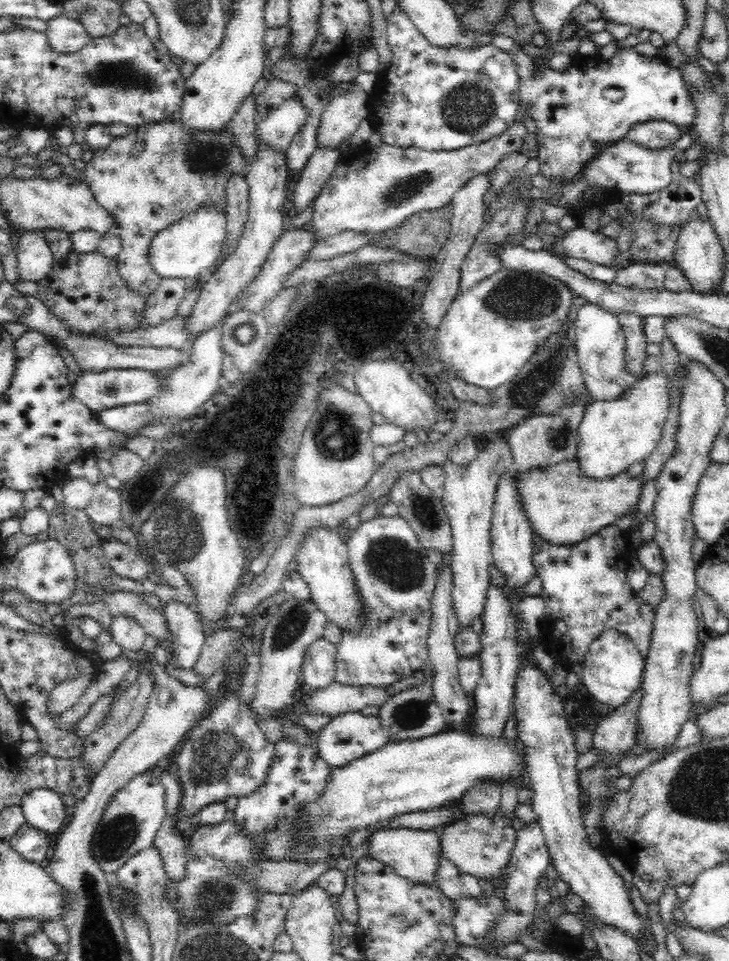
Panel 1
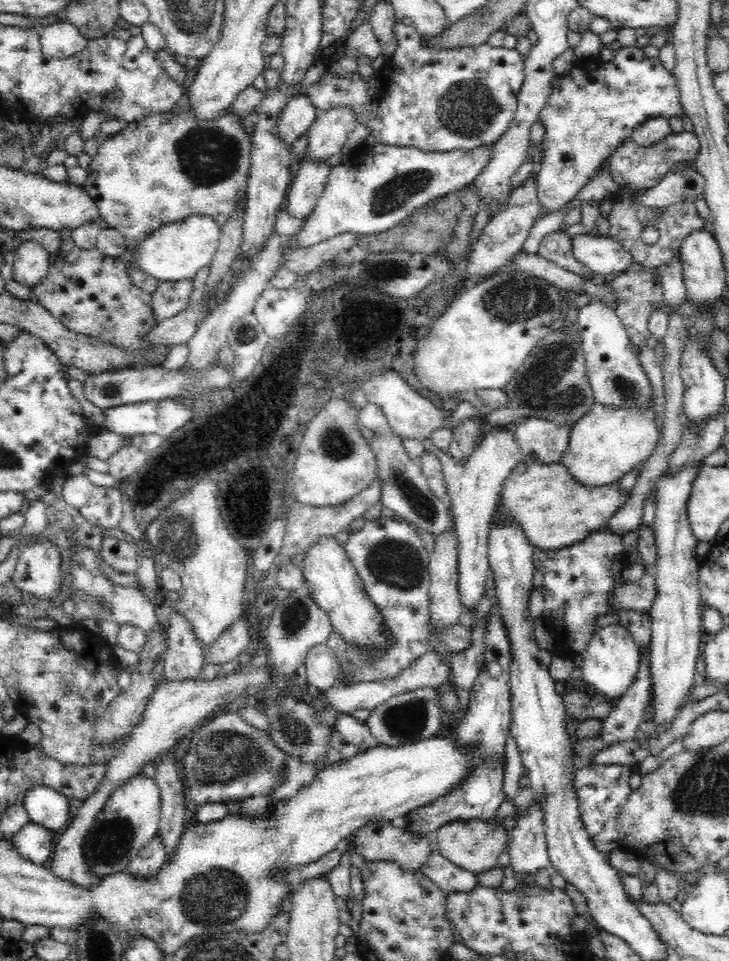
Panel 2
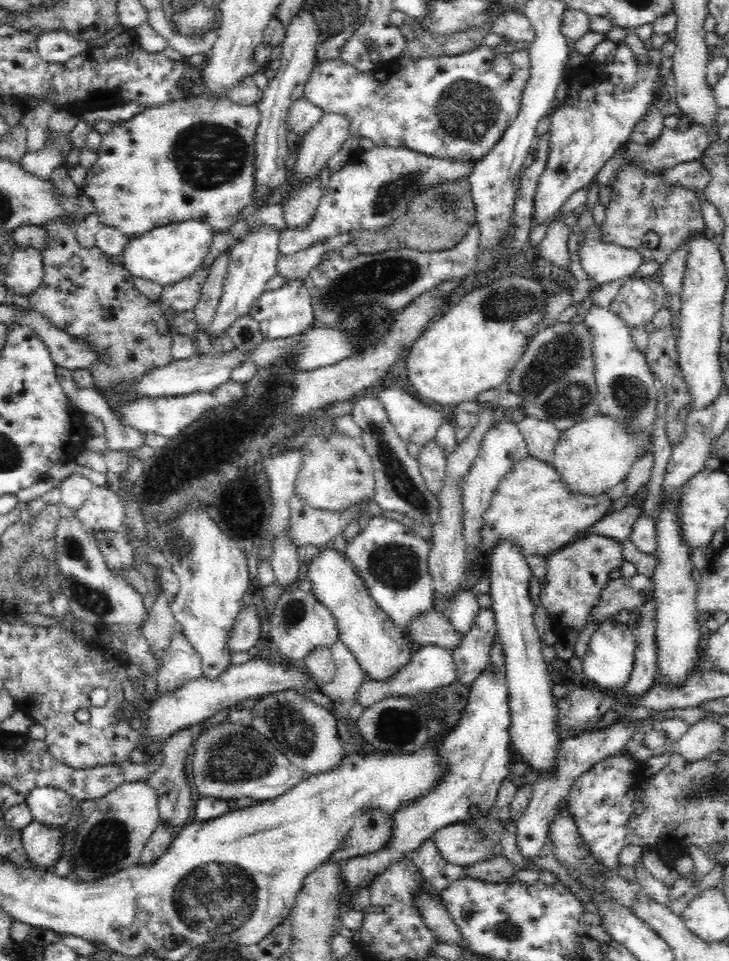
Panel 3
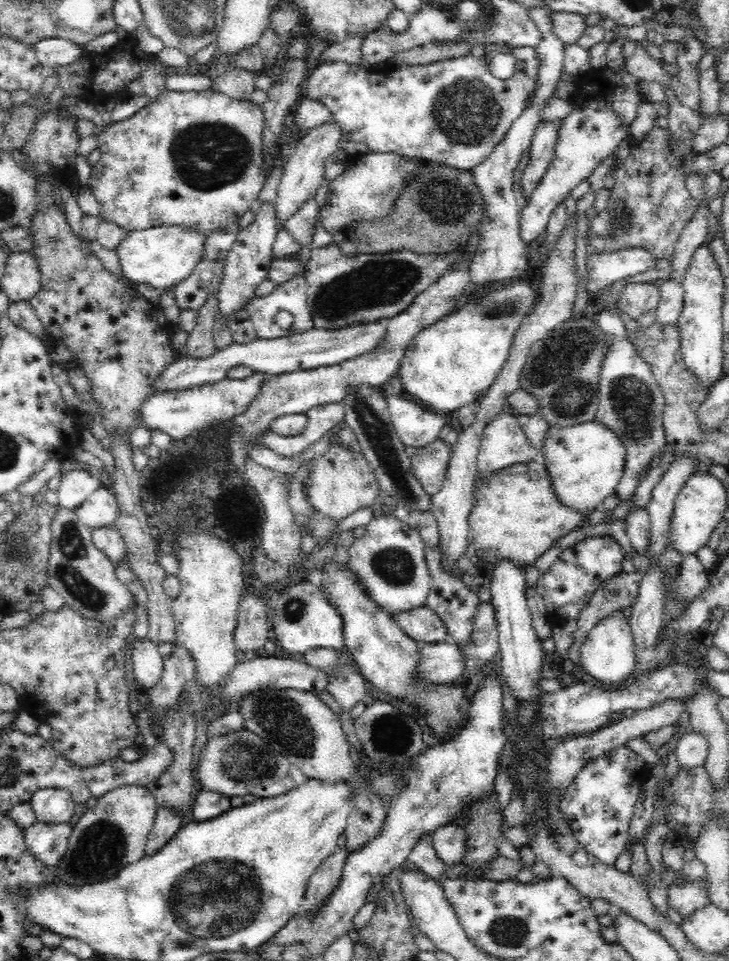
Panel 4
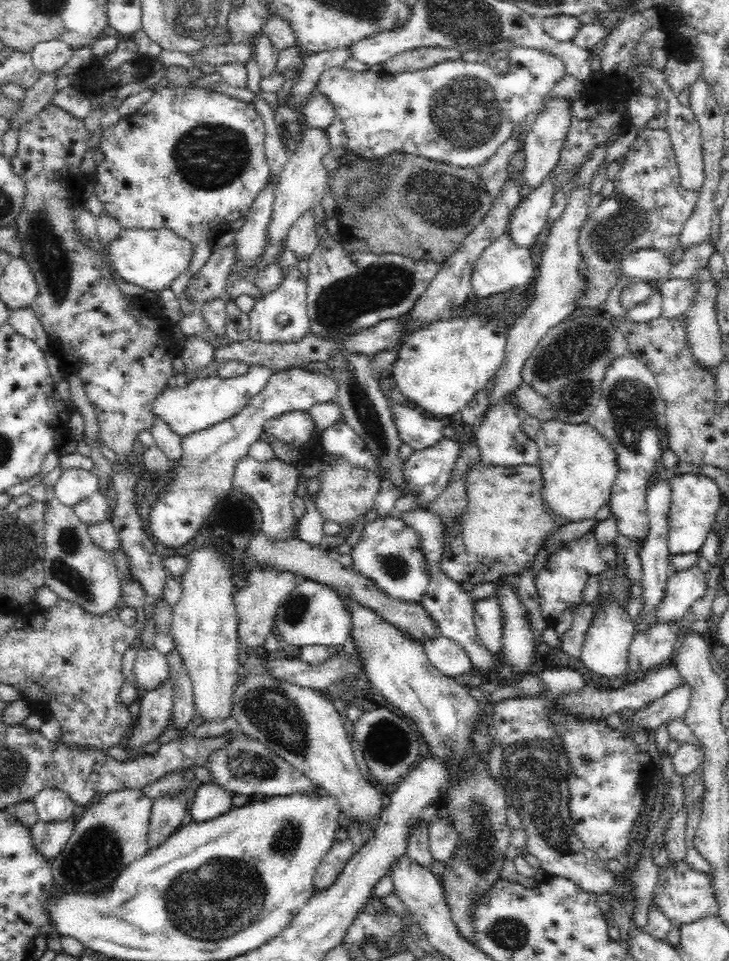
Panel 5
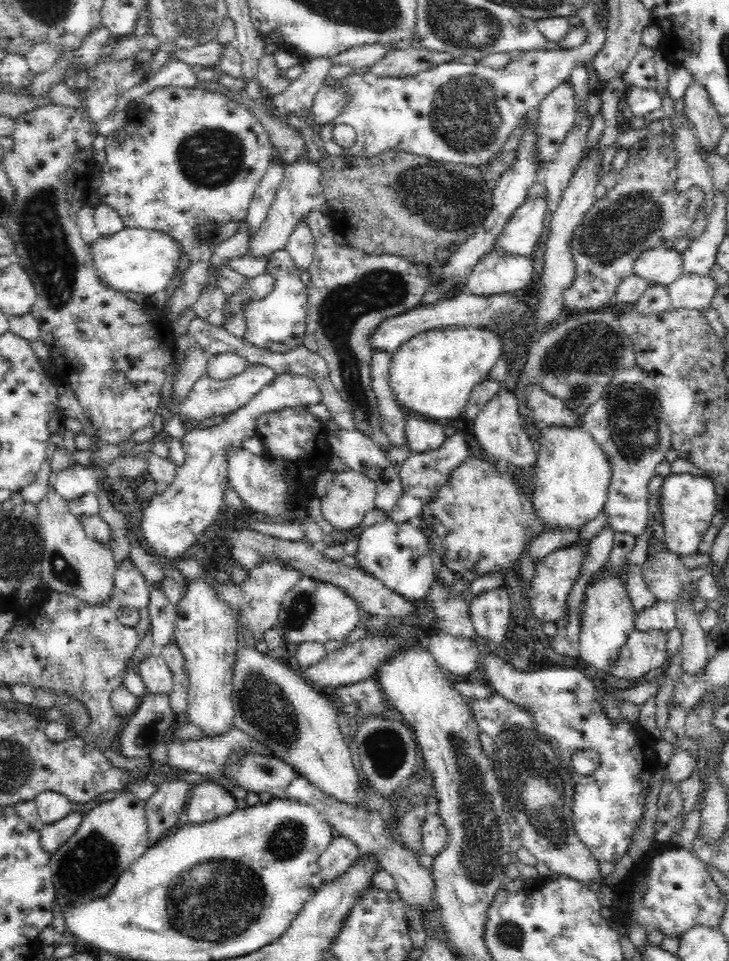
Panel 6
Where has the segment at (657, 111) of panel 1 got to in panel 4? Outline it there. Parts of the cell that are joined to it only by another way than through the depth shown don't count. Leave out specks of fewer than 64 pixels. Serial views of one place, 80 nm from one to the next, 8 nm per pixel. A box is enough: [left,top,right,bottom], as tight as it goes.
[520,41,645,244]

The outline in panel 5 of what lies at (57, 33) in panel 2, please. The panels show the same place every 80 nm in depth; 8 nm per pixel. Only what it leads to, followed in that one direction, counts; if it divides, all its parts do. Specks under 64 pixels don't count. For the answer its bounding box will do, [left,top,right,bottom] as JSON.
[31,39,74,73]

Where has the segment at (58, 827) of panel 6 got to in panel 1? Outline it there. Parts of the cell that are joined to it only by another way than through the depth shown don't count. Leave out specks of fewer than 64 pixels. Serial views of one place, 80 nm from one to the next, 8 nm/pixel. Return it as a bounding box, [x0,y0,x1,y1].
[8,822,48,864]

